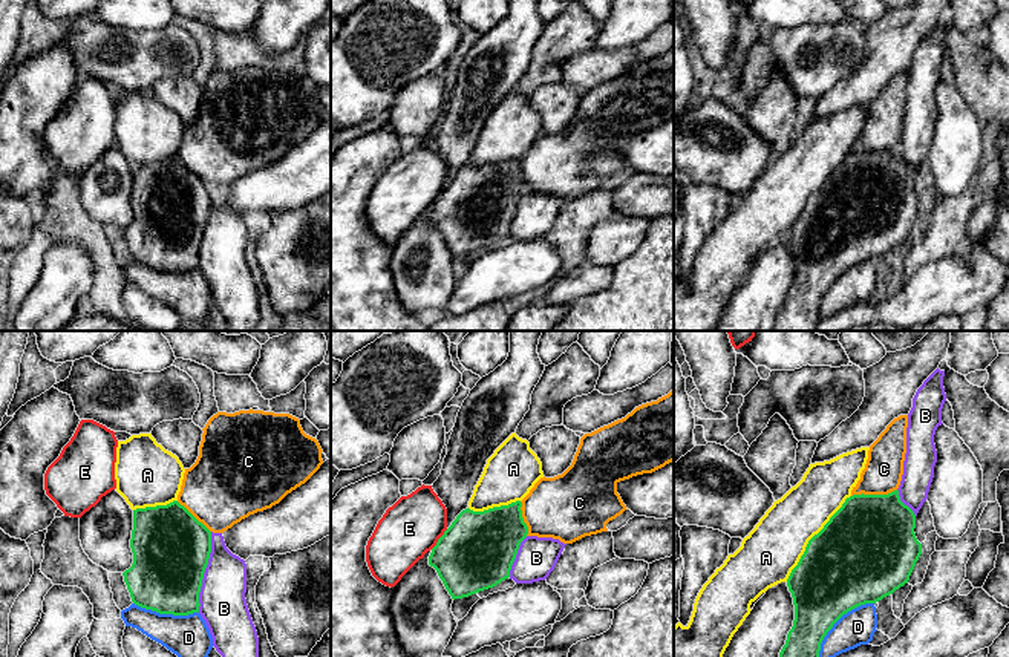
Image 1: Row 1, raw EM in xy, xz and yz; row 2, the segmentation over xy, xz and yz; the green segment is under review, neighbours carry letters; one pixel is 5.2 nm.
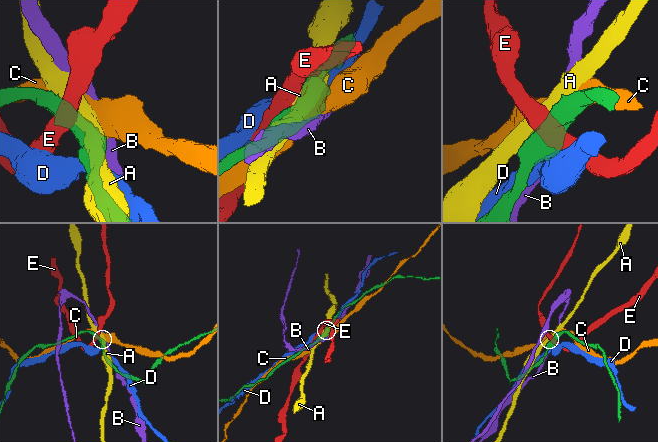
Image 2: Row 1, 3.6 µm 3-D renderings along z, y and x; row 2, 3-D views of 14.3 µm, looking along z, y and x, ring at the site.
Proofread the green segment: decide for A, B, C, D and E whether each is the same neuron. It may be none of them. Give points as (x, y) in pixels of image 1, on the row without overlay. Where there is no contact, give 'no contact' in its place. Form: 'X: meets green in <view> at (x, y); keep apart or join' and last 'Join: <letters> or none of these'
A: meets green in yz at (812, 195); keep apart
B: meets green in xy at (204, 228); keep apart
C: meets green in yz at (873, 152); keep apart
D: meets green in yz at (835, 279); keep apart
E: meets green in xz at (438, 196); keep apart
Join: none of these

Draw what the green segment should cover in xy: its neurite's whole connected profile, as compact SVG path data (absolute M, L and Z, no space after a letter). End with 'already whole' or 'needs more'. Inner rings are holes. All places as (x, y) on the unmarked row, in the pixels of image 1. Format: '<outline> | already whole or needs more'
M178 158L136 165L130 205L133 221L122 233L135 262L159 271L199 270L199 250L211 210L211 188L202 179Z | already whole

